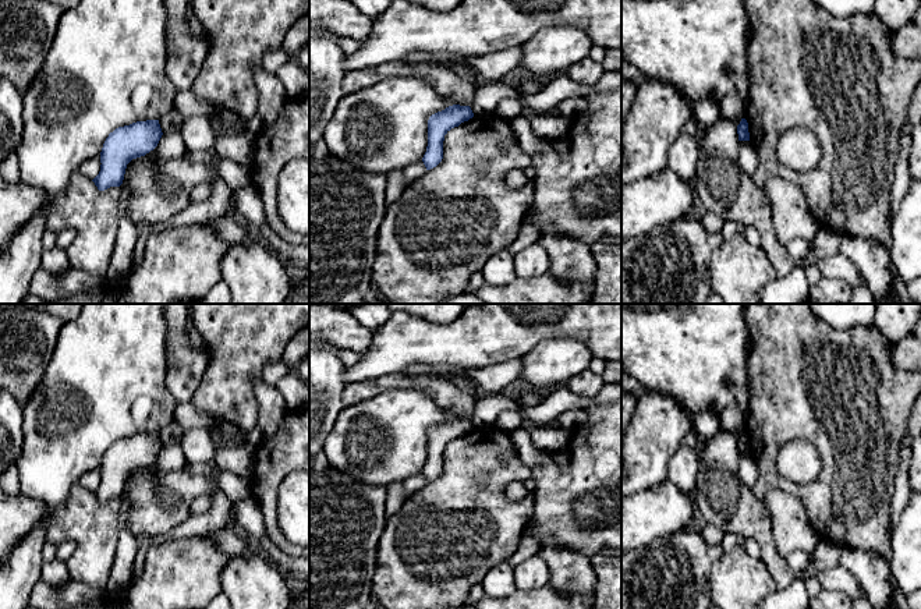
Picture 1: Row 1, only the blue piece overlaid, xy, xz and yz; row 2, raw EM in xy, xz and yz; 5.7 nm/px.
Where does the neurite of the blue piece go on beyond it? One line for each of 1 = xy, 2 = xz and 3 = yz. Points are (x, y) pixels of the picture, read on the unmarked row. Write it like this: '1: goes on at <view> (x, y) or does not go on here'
1: does not go on here
2: does not go on here
3: does not go on here

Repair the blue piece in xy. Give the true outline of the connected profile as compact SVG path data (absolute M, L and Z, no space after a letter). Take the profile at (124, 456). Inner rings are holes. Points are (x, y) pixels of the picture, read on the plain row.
M159 432L137 433L110 445L100 464L100 484L92 492L98 502L120 499L127 477L153 463L162 447Z

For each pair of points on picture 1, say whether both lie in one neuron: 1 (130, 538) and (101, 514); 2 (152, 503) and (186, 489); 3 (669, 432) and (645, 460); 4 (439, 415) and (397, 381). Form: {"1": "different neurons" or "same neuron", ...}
{"1": "different neurons", "2": "same neuron", "3": "same neuron", "4": "different neurons"}

